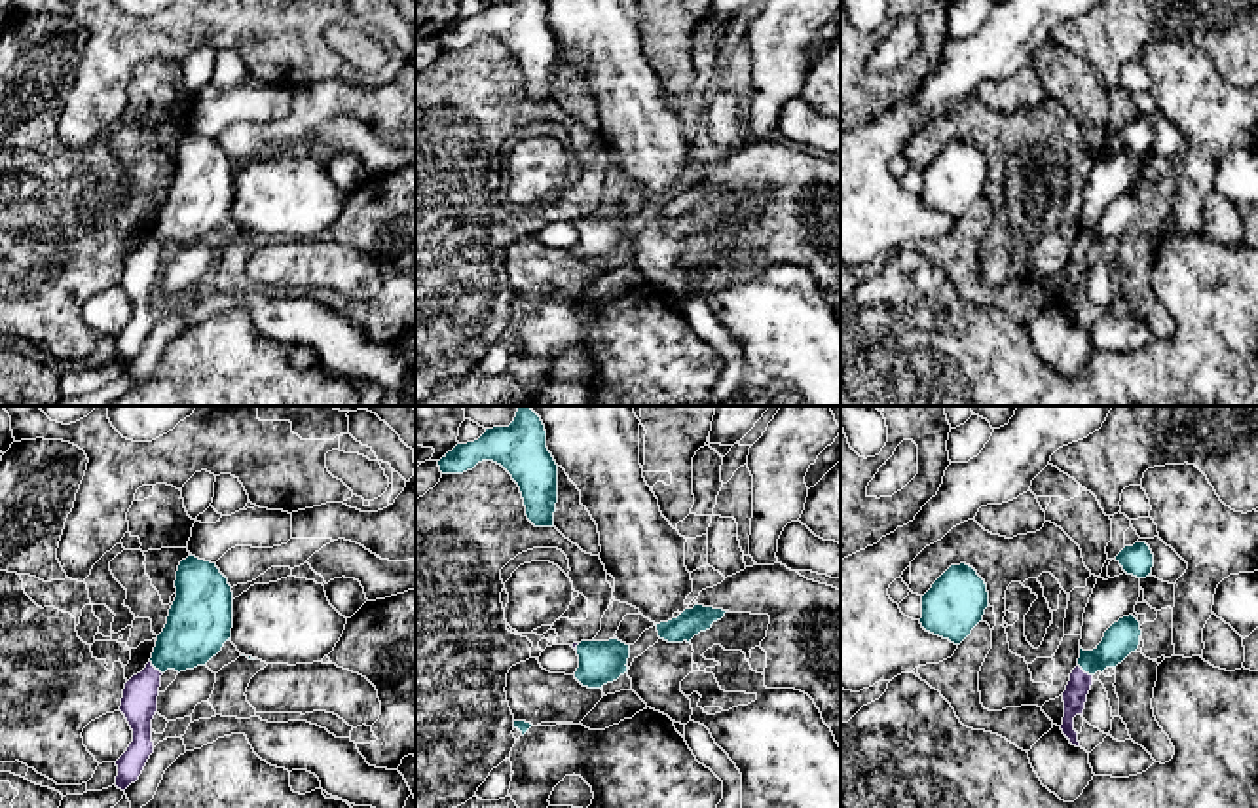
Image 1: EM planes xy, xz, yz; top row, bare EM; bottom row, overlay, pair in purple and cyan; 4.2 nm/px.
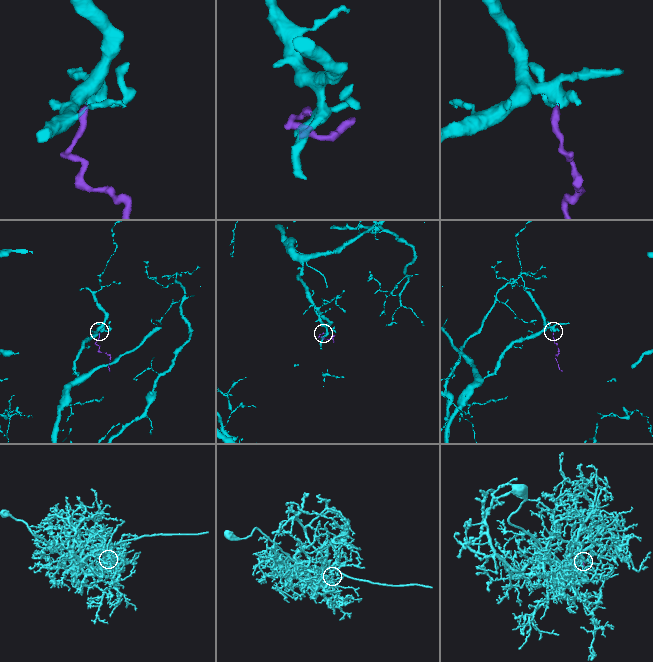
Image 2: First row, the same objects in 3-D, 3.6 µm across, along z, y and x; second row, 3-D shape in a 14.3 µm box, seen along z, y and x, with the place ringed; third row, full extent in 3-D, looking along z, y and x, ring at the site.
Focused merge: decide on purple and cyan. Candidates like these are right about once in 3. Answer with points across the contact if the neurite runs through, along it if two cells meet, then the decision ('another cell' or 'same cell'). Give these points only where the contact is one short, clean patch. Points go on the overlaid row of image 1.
way xy (139, 704), (141, 691), (154, 668), (196, 630); same cell

